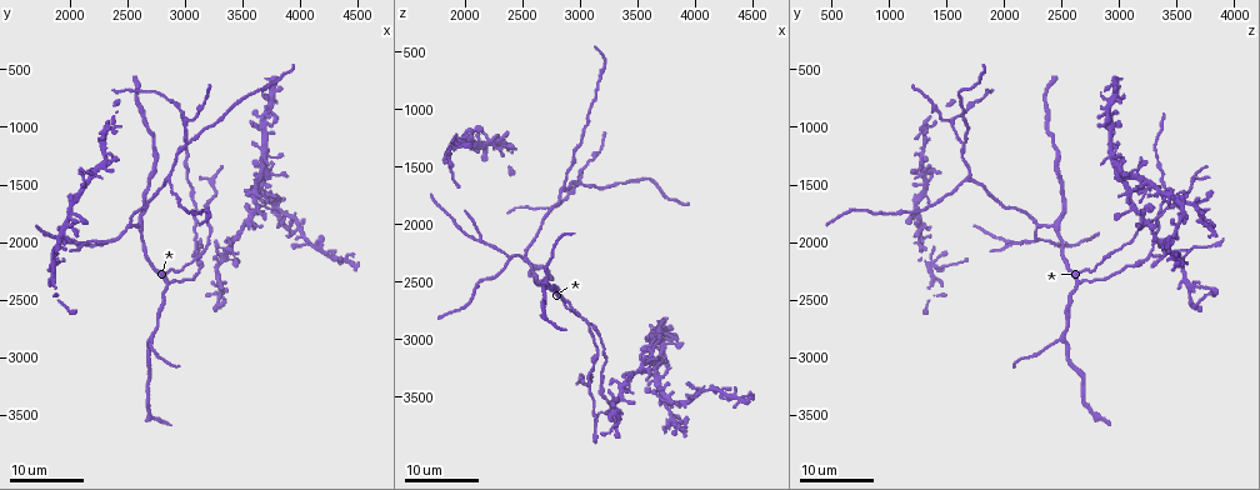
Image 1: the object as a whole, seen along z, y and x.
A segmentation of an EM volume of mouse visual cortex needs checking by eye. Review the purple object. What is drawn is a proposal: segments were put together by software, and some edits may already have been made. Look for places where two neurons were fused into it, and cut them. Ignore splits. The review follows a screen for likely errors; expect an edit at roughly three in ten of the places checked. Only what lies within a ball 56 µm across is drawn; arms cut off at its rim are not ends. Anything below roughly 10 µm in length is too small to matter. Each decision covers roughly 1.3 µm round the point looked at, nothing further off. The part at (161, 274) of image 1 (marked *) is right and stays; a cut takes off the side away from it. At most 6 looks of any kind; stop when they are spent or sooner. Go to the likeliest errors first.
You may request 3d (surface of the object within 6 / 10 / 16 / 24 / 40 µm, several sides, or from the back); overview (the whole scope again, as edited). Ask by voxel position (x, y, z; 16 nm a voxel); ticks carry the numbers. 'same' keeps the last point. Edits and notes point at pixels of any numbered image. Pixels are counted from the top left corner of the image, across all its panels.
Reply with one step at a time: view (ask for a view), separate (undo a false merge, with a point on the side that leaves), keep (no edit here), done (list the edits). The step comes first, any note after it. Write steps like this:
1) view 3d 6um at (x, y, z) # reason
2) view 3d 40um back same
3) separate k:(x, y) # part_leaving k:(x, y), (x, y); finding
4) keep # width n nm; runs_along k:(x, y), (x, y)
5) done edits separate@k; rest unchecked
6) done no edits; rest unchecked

view 3d 16um at (3020, 1140, 1640)

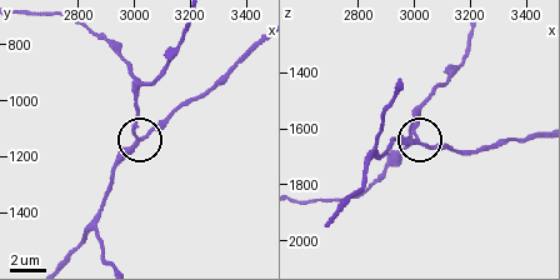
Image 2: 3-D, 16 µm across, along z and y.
view 3d 10um at (3010, 1140, 1650)

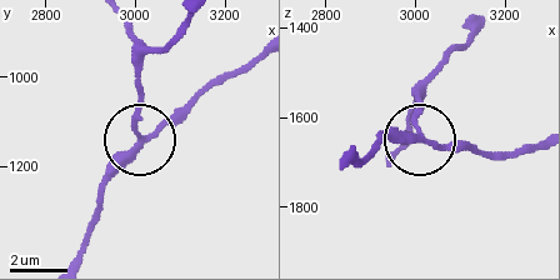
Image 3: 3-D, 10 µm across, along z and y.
keep # width 210 nm; runs_along 3:(78, 254), (108, 168), (206, 84); one neuron here

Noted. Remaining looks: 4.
view 3d 16um at (2860, 2340, 2660) # three-way junction

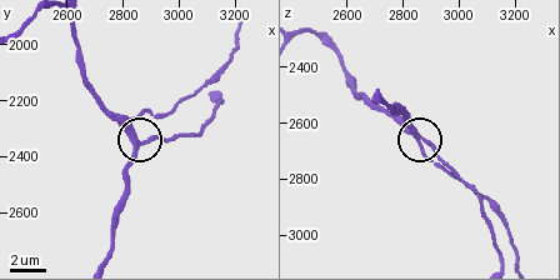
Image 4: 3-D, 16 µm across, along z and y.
view 3d 10um at (2870, 2360, 2660)

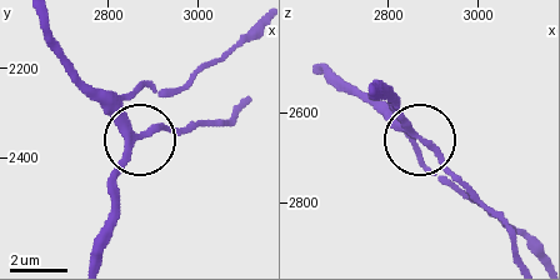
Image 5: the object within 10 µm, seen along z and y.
keep # runs_along 5:(109, 104), (138, 136), (109, 178); continuous, no second neuron

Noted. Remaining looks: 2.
view 3d 24um at (2860, 1440, 1700) # three-way junction

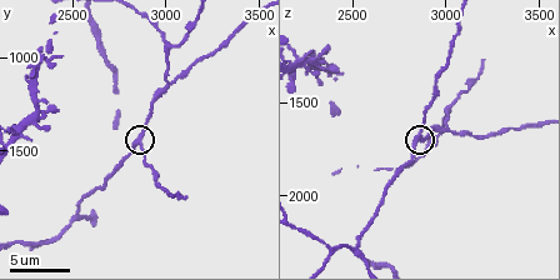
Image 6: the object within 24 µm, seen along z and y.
view 3d 6um at (2860, 1420, 1680)

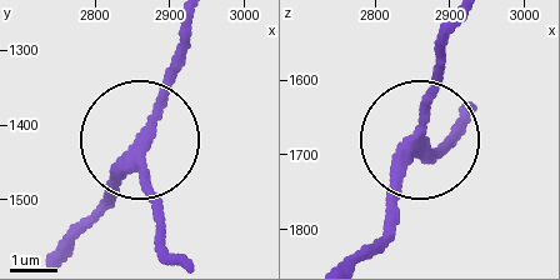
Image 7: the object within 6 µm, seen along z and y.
keep # side_arm 25 um; arms 3; all the same neuron

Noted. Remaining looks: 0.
done no edits; rest unchecked

